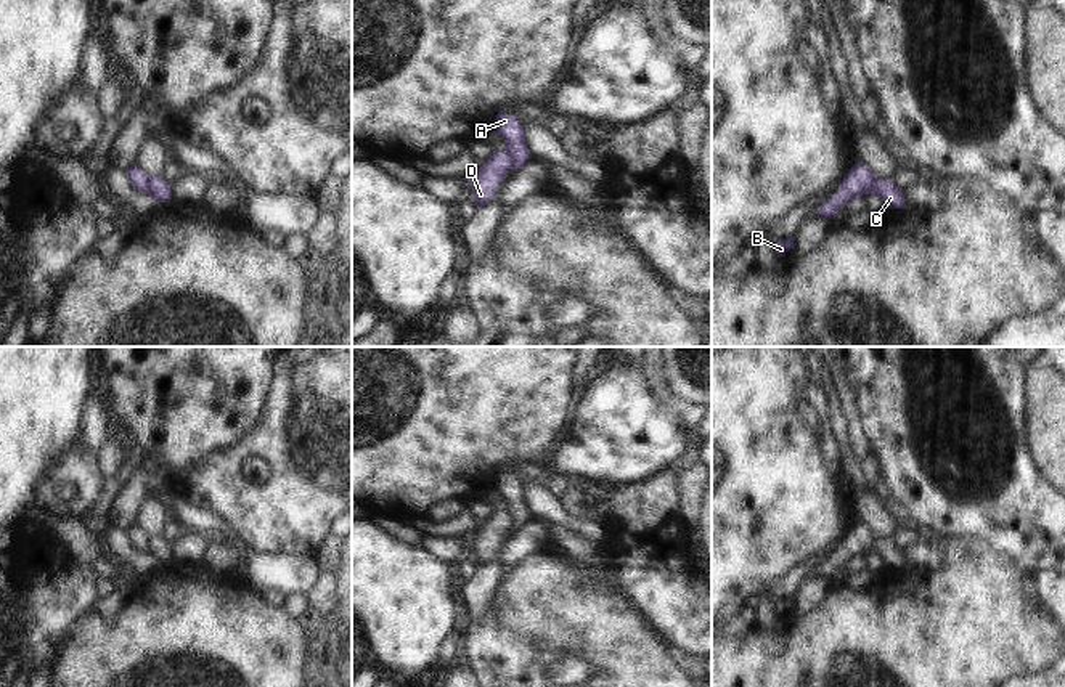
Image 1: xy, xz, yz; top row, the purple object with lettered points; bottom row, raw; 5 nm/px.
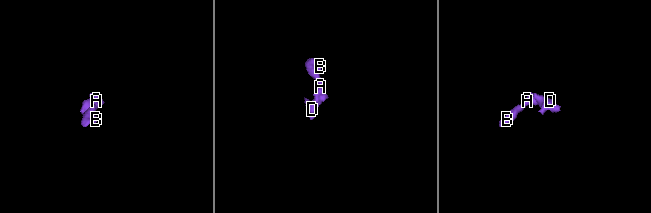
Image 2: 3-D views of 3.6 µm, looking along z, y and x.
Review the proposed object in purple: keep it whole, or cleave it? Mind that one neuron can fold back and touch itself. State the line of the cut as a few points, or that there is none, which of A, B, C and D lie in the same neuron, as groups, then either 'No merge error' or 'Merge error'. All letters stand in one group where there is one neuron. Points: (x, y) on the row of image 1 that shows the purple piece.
Split along xz (505, 148), (513, 167). Groups: A B / C D. Merge error

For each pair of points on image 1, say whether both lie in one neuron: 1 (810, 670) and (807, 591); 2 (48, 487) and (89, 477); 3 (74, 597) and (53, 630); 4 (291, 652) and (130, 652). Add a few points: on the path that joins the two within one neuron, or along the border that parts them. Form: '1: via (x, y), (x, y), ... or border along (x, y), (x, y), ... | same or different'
1: border along (832, 586), (807, 615), (795, 615) | different
2: via (58, 477), (79, 477) | same
3: via (66, 605), (53, 621) | same
4: via (251, 647), (187, 647), (171, 650) | same

